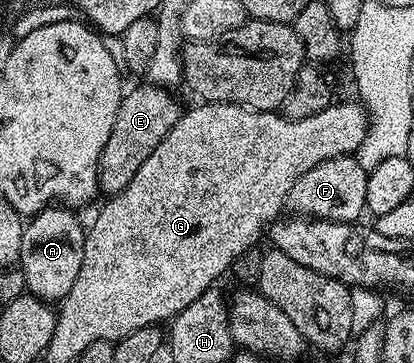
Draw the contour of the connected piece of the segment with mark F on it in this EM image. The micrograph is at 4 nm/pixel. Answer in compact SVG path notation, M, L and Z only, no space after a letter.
M343 155L314 165L310 173L302 173L290 189L287 206L293 207L295 214L309 219L329 219L335 223L355 223L366 211L366 181L368 172L352 156Z

